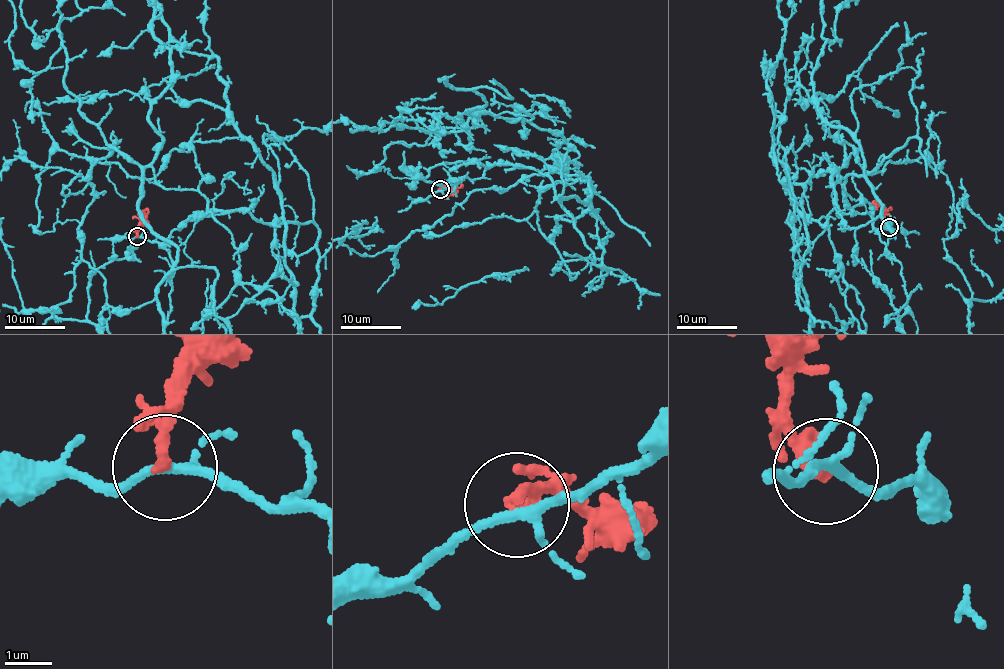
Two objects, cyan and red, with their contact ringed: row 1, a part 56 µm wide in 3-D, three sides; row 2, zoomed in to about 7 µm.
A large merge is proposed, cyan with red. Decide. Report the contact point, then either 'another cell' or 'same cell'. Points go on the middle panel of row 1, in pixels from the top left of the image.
(440, 189) | another cell

